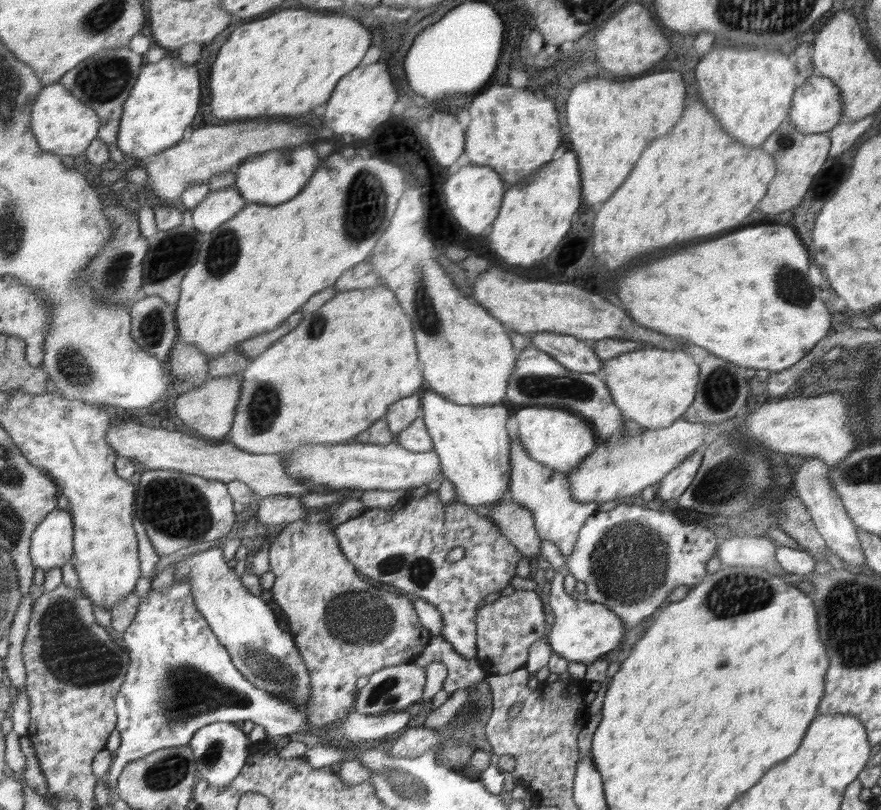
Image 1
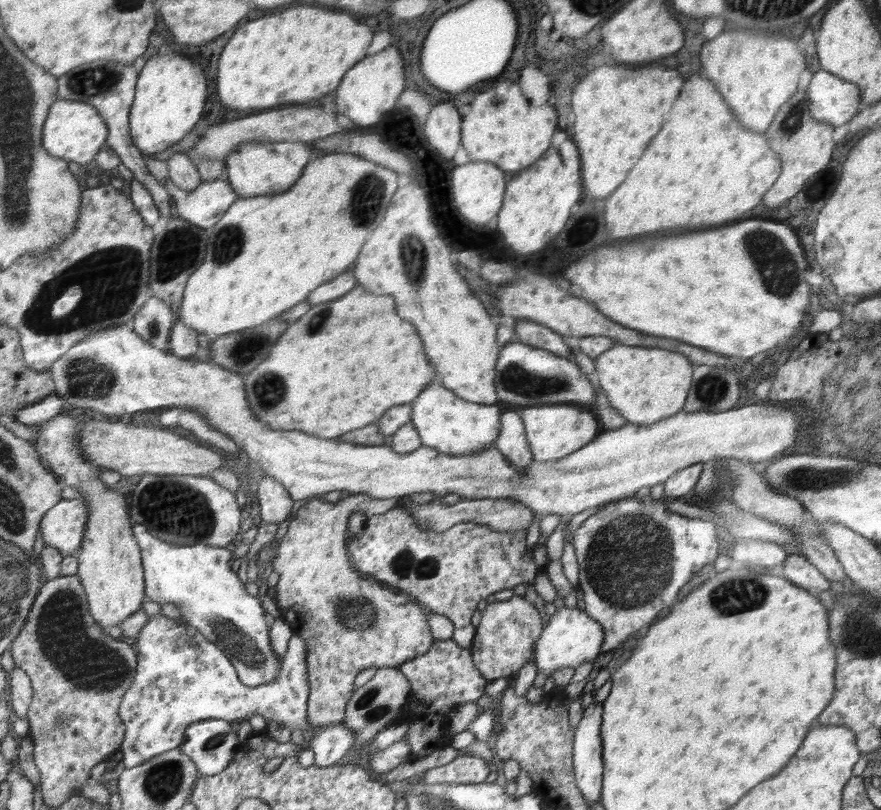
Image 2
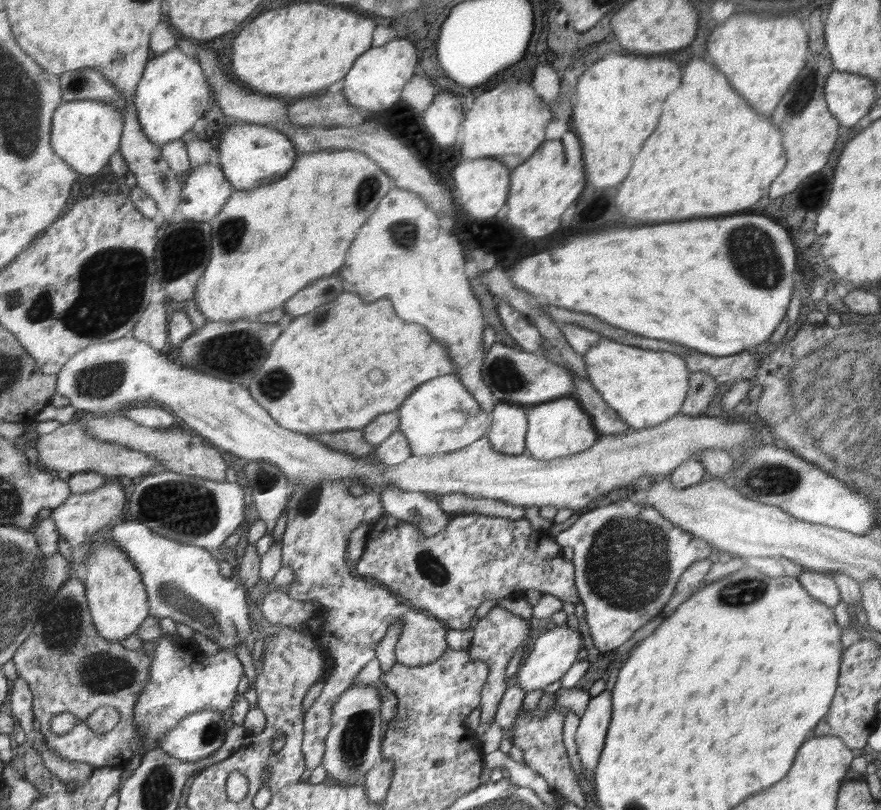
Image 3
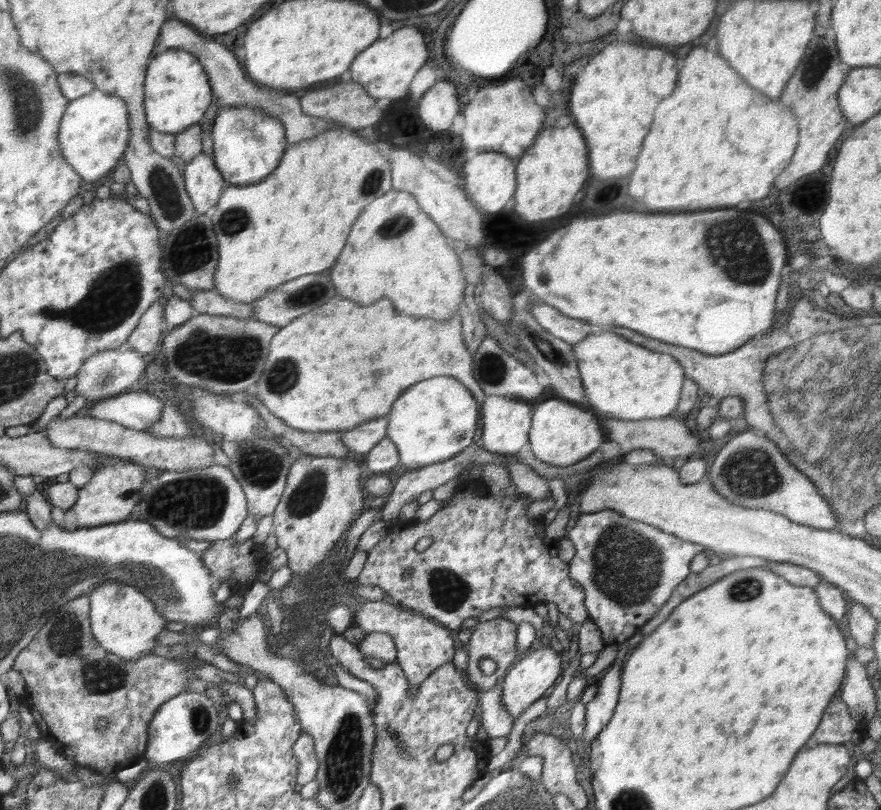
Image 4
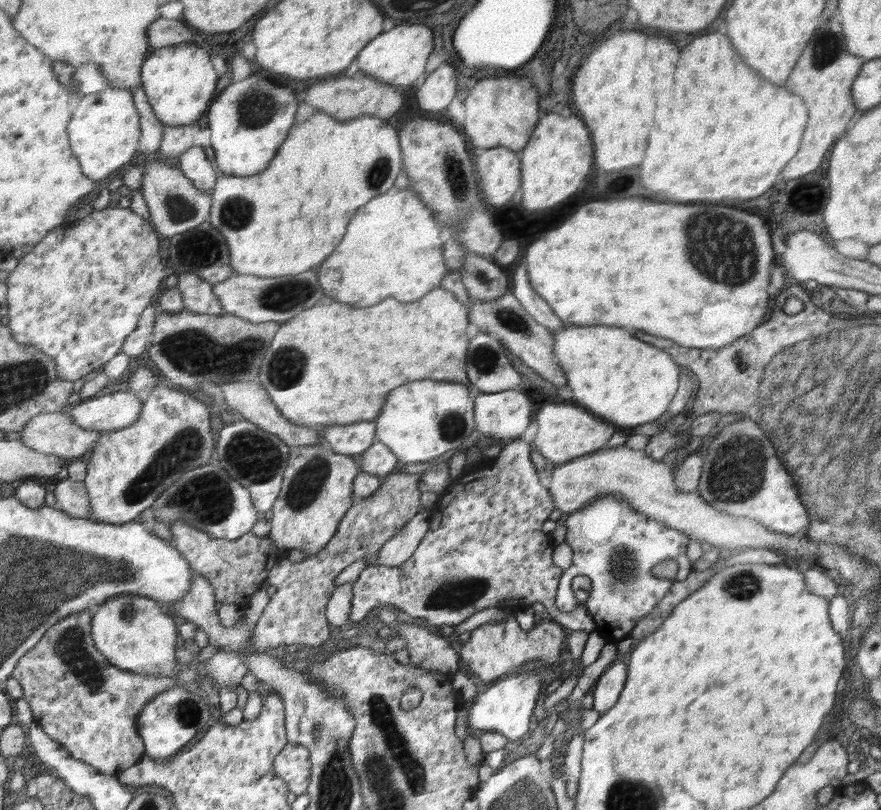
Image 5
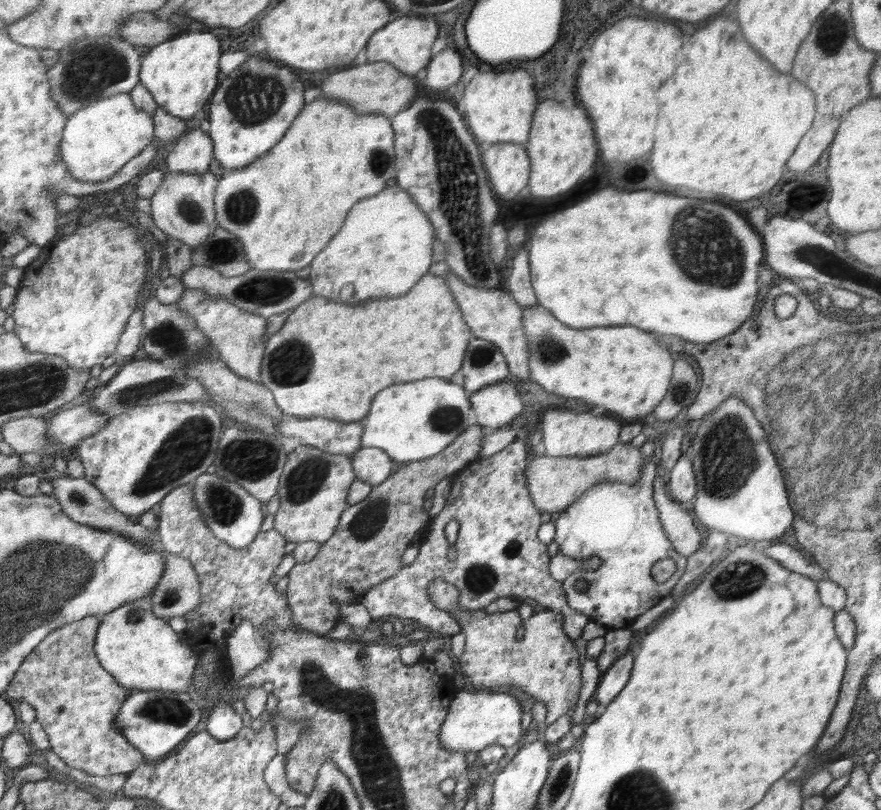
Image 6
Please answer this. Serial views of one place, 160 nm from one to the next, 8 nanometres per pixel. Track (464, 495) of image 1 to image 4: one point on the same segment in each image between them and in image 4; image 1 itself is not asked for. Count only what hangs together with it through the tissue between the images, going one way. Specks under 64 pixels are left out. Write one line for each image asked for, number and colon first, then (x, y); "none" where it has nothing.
2: (445, 422)
3: (442, 417)
4: (437, 419)

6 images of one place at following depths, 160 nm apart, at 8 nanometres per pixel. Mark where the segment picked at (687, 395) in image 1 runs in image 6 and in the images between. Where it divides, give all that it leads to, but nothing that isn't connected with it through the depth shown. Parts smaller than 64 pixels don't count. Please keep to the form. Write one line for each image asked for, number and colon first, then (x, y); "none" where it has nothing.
2: (646, 385)
3: (645, 388)
4: (622, 380)
5: (622, 379)
6: (624, 369)

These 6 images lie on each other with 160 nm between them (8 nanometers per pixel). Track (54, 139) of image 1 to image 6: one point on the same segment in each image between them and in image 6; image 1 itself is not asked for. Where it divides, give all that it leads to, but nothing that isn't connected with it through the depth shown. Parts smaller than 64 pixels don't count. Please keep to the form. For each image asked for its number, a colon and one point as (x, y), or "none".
2: (74, 131)
3: (86, 134)
4: (93, 135)
5: (104, 132)
6: (98, 141)

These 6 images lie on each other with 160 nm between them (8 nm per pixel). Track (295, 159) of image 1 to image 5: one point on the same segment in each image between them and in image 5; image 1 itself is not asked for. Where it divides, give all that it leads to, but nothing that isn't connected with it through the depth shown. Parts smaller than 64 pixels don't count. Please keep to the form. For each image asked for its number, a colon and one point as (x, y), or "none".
2: (256, 168)
3: (251, 156)
4: (248, 145)
5: (250, 120)

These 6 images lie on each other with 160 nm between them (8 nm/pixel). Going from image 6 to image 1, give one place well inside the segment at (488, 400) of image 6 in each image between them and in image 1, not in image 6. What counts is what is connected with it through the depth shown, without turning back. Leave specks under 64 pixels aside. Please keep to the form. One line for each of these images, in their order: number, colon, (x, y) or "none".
1: (544, 492)
2: (513, 443)
3: (507, 434)
4: (504, 427)
5: (504, 415)

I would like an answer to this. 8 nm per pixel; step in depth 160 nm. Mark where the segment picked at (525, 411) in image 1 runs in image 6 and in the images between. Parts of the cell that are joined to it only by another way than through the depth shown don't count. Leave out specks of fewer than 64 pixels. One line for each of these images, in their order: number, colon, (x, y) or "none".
2: (554, 432)
3: (560, 428)
4: (562, 434)
5: (565, 432)
6: (565, 433)

